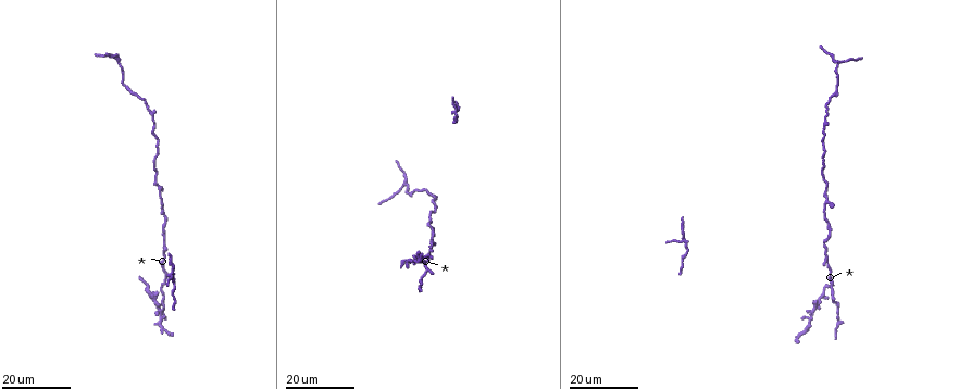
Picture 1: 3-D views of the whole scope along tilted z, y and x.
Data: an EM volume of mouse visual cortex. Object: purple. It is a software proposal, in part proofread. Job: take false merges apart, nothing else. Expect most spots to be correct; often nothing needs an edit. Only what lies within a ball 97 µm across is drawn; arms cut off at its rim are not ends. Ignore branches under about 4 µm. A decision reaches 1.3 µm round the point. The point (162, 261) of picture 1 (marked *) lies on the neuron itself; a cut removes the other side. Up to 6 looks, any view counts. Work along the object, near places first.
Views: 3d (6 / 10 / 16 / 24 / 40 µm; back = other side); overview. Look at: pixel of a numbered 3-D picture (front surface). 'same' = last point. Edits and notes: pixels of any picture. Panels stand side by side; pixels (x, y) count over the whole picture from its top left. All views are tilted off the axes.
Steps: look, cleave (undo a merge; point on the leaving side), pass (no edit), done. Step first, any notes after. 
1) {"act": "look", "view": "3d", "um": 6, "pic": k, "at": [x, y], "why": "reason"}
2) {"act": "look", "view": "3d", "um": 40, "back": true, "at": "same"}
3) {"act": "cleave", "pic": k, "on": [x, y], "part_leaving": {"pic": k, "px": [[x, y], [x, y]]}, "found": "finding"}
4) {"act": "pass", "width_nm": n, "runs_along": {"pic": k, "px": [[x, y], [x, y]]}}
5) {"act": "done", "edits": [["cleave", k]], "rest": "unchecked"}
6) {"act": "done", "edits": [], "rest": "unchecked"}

{"act": "look", "view": "3d", "um": 16, "pic": 1, "at": [820, 298], "why": "side arm on a straight run"}

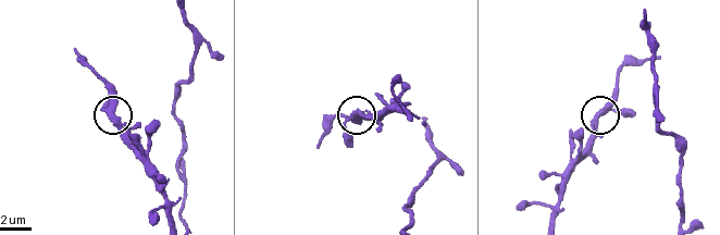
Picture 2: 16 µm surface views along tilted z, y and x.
{"act": "look", "view": "3d", "um": 10, "pic": 2, "at": [115, 110], "why": "zoom in"}

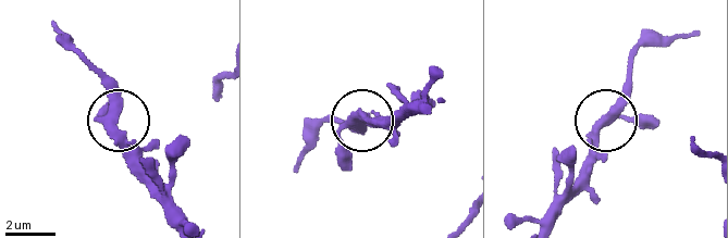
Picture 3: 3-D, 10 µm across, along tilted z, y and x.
{"act": "pass", "arms": 3, "found": "all the same neuron"}

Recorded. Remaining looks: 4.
{"act": "look", "view": "3d", "um": 16, "pic": 1, "at": [684, 239], "why": "four or more arms meet"}

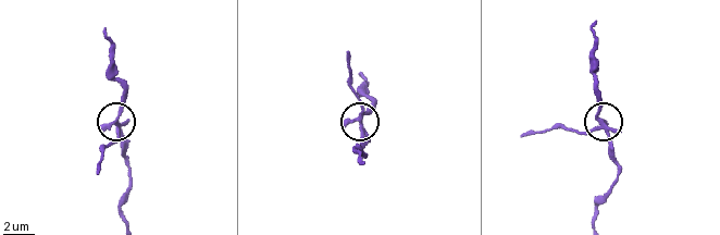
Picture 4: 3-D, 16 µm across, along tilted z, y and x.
{"act": "look", "view": "3d", "um": 6, "pic": 4, "at": [600, 121]}

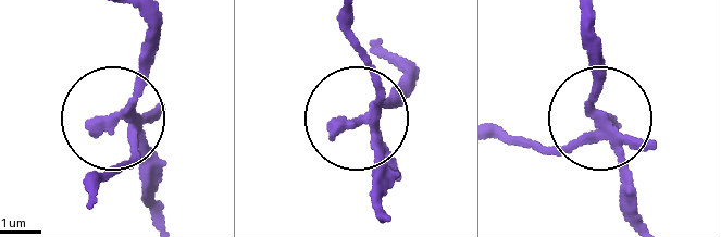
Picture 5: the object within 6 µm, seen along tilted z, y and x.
{"act": "cleave", "pic": 5, "on": [132, 161], "width_nm": 250, "part_leaving": {"pic": 5, "px": [[131, 123], [134, 154], [94, 194]]}, "found": "two neurons meet here"}

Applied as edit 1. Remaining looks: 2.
{"act": "done", "edits": [["cleave", 5]], "rest": "unchecked"}

